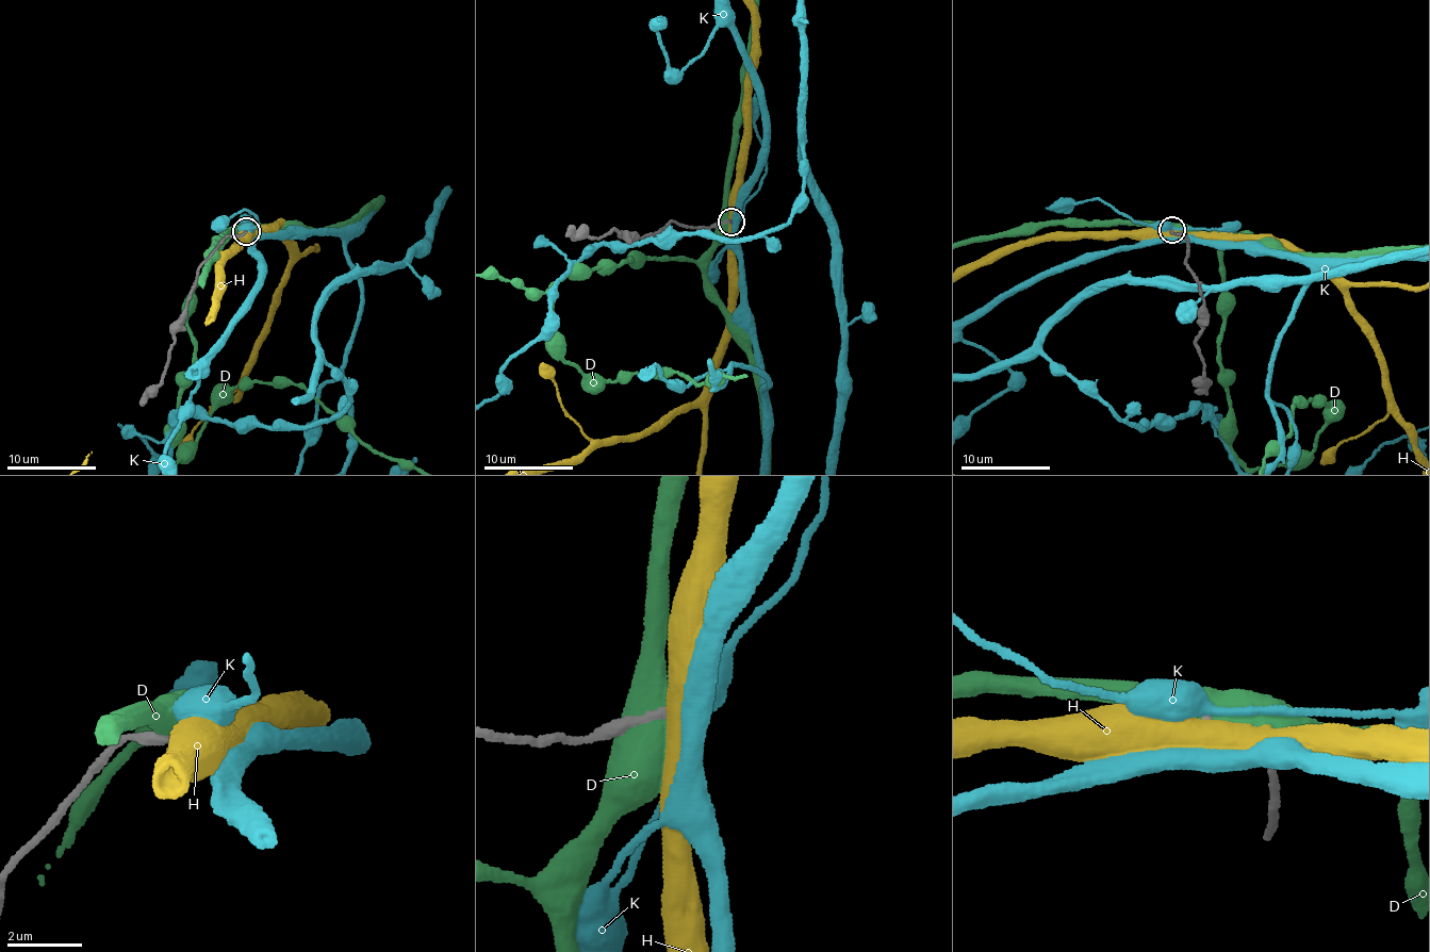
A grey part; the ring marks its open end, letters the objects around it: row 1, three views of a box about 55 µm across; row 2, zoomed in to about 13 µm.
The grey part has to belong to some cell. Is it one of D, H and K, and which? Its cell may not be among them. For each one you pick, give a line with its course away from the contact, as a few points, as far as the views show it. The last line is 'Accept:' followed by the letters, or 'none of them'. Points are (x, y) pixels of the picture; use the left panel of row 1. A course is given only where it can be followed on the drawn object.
Accept: none of them

